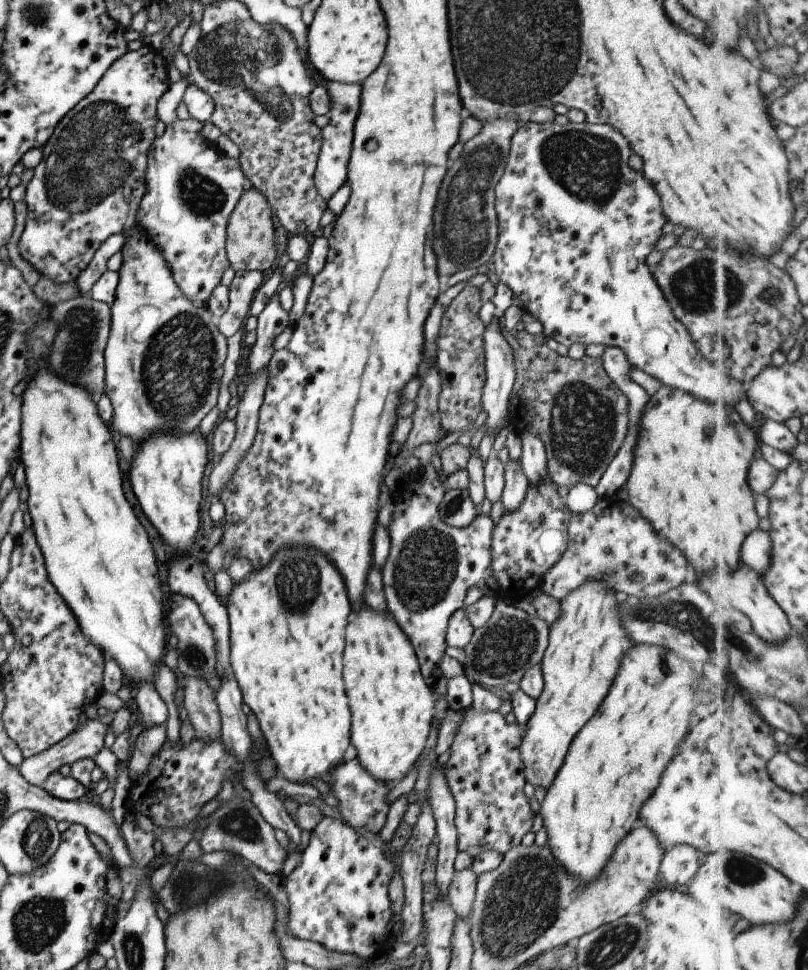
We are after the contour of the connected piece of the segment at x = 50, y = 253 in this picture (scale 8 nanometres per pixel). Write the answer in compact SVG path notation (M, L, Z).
M144 45L136 51L127 52L124 56L118 57L102 76L96 88L92 90L86 98L74 107L56 125L54 134L50 136L48 142L41 147L42 159L34 167L34 175L27 185L24 201L26 202L27 216L25 228L18 240L18 250L24 260L31 264L41 276L46 276L55 282L72 282L76 276L88 266L98 247L113 234L126 235L136 227L136 217L140 201L146 194L145 174L148 168L148 150L151 150L152 142L156 138L154 125L157 119L157 102L169 88L168 62L162 57L160 50L156 50L149 45Z

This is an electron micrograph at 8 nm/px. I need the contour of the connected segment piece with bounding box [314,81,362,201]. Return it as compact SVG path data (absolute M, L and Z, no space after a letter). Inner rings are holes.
M328 81L328 84L324 84L324 86L328 88L332 104L330 104L330 112L327 114L328 124L321 128L322 146L320 146L317 167L314 171L314 186L316 186L318 194L327 201L348 178L348 163L350 154L352 154L352 141L360 108L362 85Z

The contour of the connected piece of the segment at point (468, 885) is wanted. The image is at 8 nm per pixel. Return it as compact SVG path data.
M470 869L455 871L455 874L448 886L448 898L460 920L470 923L470 912L474 904L475 890L477 887L477 874Z

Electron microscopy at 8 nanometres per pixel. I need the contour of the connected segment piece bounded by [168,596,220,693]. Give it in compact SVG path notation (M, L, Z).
M174 596L172 602L172 610L168 614L168 622L170 628L168 632L174 632L174 636L178 639L176 645L176 653L178 656L178 670L186 676L196 676L196 678L206 678L208 684L212 686L215 693L220 688L220 676L216 676L216 652L214 652L214 632L212 628L206 624L200 607L195 600L186 596Z

